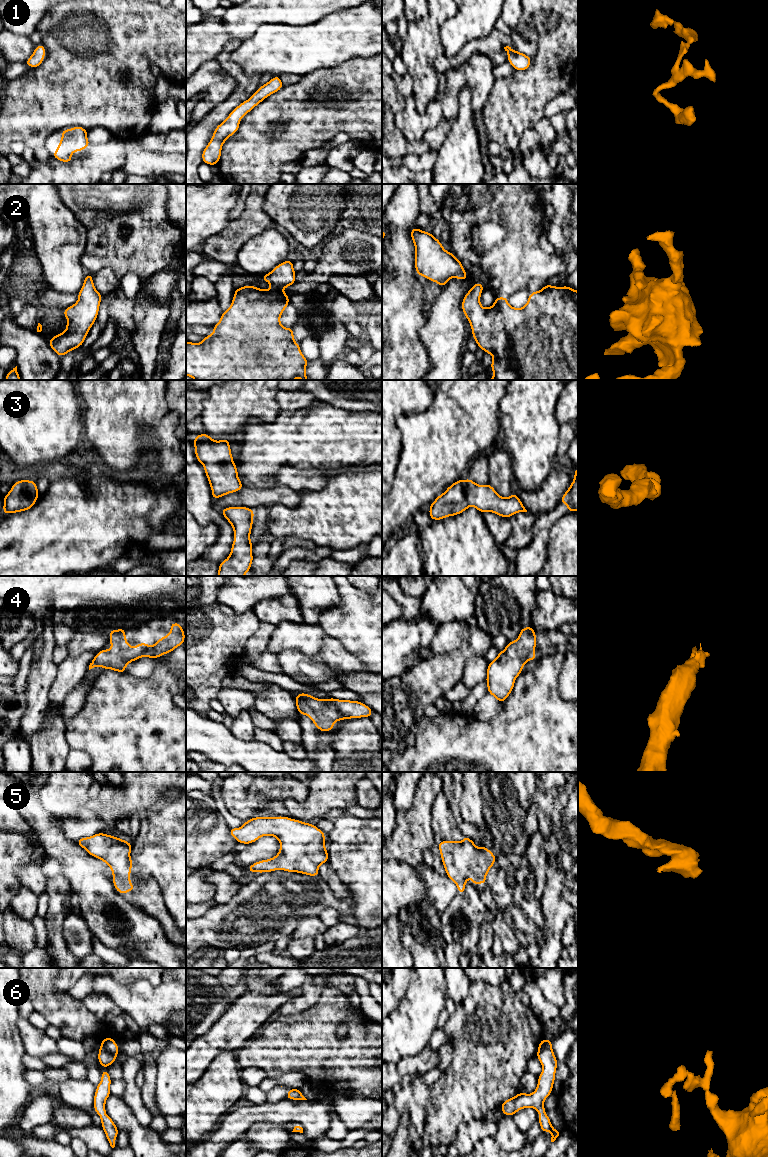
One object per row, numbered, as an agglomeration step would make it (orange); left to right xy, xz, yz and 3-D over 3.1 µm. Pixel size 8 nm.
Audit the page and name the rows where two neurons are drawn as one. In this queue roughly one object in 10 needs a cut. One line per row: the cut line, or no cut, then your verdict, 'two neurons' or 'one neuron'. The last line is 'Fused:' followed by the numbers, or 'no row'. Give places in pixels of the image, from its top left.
1: no cut; one neuron
2: no cut; one neuron
3: no cut; one neuron
4: no cut; one neuron
5: no cut; one neuron
6: no cut; one neuron
Fused: no row

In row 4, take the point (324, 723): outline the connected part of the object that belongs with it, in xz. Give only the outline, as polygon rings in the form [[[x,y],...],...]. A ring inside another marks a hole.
[[[298,693],[295,701],[300,715],[308,715],[314,725],[322,732],[332,730],[336,721],[370,718],[373,713],[370,707],[360,701],[335,698],[318,699],[305,693]]]

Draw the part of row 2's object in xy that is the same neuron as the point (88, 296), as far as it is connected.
[[[86,274],[78,297],[74,305],[63,310],[65,318],[69,320],[64,322],[67,329],[59,335],[54,335],[48,342],[60,357],[80,347],[97,320],[102,295],[94,287],[92,274]]]

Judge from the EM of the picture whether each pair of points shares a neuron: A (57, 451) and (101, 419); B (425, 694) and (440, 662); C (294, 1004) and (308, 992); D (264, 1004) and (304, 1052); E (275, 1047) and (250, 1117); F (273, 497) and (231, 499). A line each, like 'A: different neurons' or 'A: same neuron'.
A: different neurons
B: same neuron
C: same neuron
D: different neurons
E: different neurons
F: same neuron

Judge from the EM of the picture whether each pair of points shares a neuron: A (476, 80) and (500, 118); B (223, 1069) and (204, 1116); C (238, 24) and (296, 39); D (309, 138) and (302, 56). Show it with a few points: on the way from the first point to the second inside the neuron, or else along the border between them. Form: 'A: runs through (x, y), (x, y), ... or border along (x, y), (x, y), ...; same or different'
A: border along (496, 79), (479, 116); different
B: runs through (222, 1081), (206, 1099), (204, 1104); same
C: border along (279, 22), (262, 23), (249, 38), (242, 42); different
D: border along (327, 68), (314, 69), (302, 76); different

